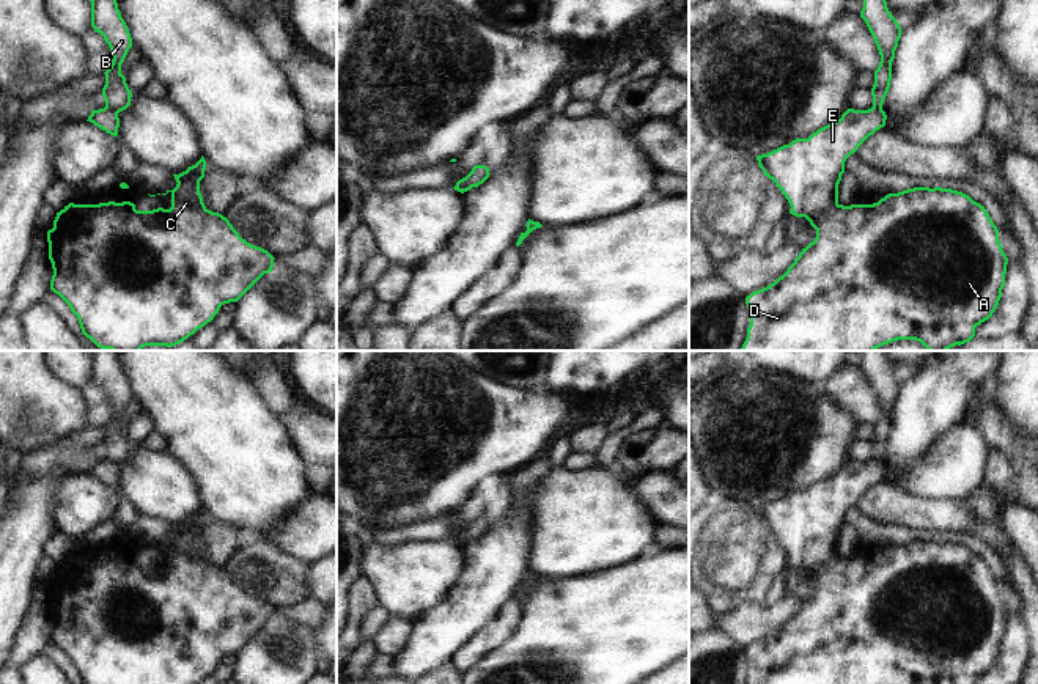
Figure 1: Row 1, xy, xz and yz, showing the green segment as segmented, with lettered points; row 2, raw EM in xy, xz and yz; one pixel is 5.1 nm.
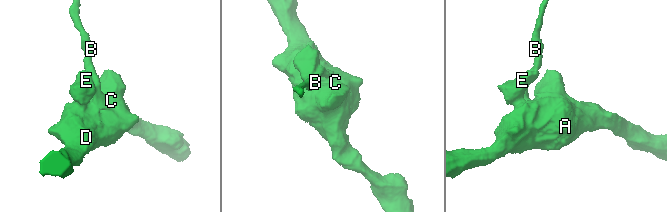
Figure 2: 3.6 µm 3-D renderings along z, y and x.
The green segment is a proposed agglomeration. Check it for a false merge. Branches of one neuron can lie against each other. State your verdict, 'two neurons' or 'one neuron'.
two neurons

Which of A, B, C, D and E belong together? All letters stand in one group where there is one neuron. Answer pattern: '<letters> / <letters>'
A C D E / B

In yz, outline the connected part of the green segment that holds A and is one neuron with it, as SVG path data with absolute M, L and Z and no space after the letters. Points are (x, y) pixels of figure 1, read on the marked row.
M848 108L840 120L818 129L808 138L796 138L767 154L756 156L758 165L764 176L772 179L788 200L790 214L805 217L816 230L816 237L810 242L788 270L769 286L753 291L745 297L750 313L747 338L741 351L876 351L878 348L898 340L920 341L928 351L948 351L953 346L969 343L975 336L975 327L988 321L996 311L1005 286L1008 258L999 241L999 230L991 220L988 211L969 195L942 187L914 187L898 193L889 193L873 204L838 203L838 184L845 173L846 159L876 131L885 126L887 115L882 108L854 110Z

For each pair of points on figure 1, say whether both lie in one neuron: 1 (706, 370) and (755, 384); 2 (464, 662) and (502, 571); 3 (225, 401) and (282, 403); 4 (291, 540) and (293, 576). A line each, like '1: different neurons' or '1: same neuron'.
1: different neurons
2: different neurons
3: different neurons
4: different neurons

